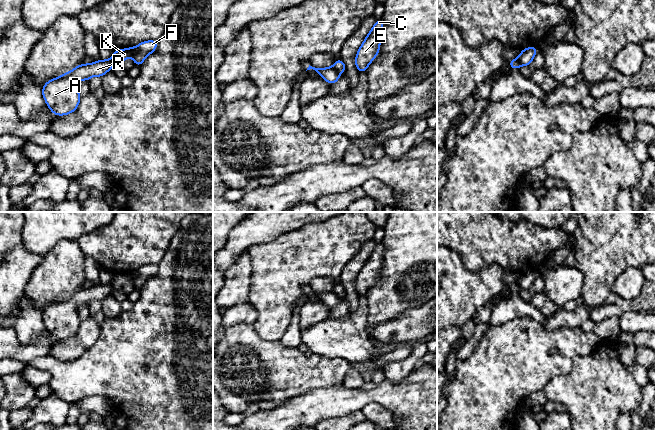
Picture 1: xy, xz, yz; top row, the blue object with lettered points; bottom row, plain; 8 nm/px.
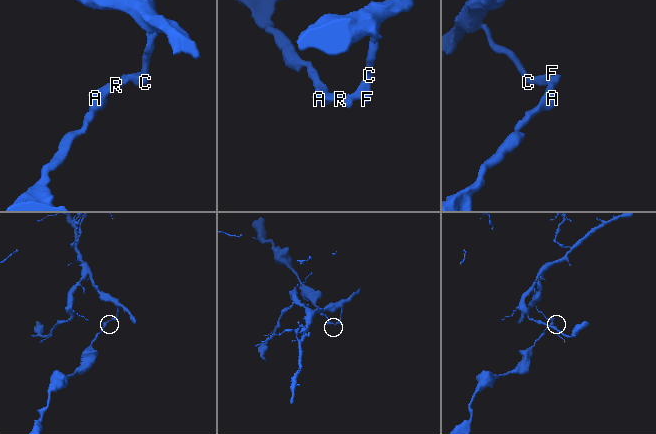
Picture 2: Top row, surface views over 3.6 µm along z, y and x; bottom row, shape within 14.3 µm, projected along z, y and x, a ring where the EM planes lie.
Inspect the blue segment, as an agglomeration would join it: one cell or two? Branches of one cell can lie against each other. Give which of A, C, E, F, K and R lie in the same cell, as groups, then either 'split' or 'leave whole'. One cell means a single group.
A R / C E F K; split

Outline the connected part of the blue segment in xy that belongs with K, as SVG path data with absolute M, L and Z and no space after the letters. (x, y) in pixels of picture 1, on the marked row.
M150 40L141 42L139 45L127 49L118 49L113 54L113 66L120 65L123 61L132 57L135 65L141 66L145 58L153 53L158 45L158 41Z

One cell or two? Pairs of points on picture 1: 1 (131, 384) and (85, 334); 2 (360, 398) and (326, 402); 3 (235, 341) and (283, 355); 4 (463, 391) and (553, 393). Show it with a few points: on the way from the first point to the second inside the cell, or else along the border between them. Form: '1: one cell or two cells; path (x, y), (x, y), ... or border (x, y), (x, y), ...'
1: two cells; border (100, 325), (99, 337), (87, 349)
2: one cell; path (352, 400), (334, 402)
3: one cell; path (247, 346), (253, 346), (262, 355), (271, 355)
4: two cells; border (561, 375), (554, 376), (543, 390)

